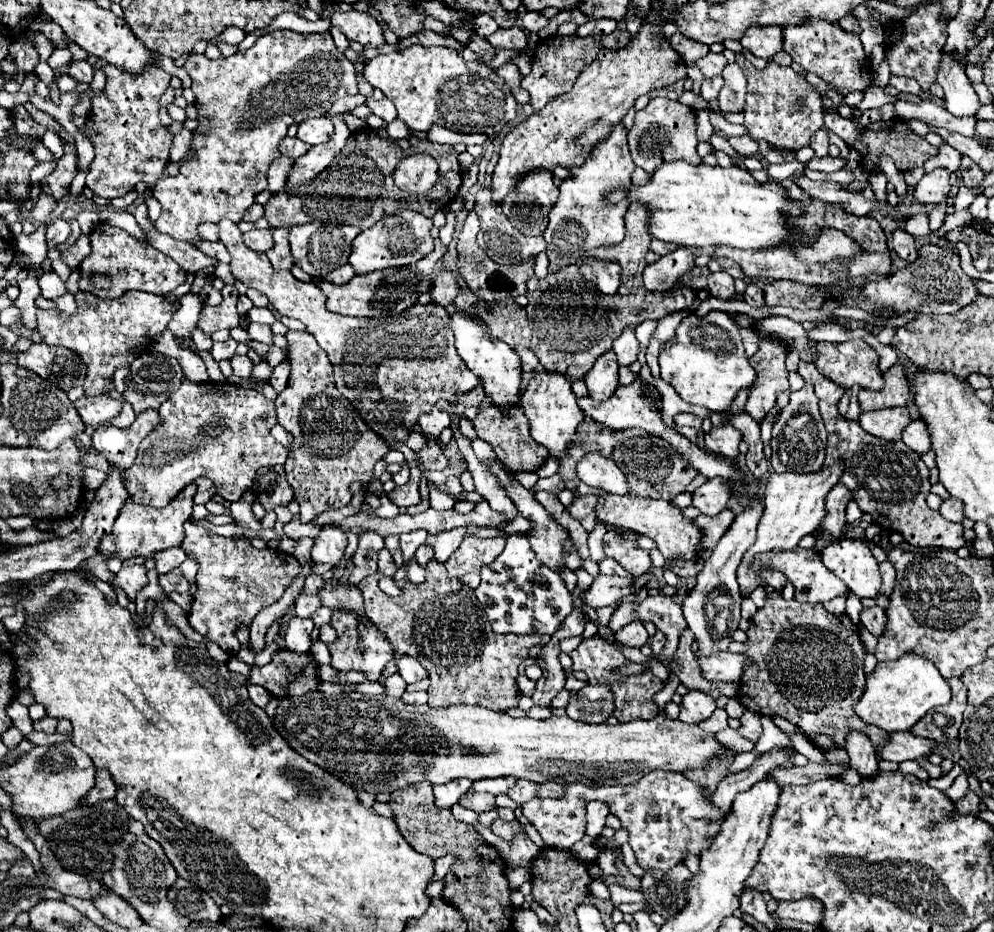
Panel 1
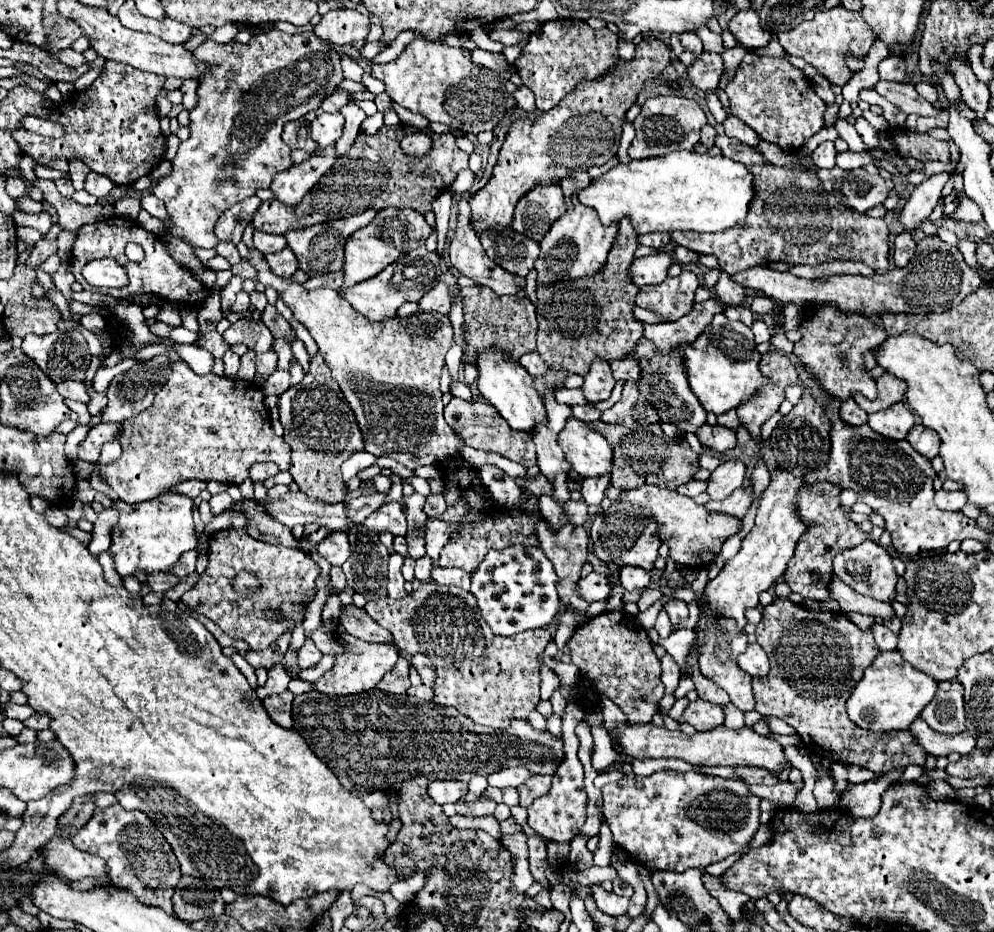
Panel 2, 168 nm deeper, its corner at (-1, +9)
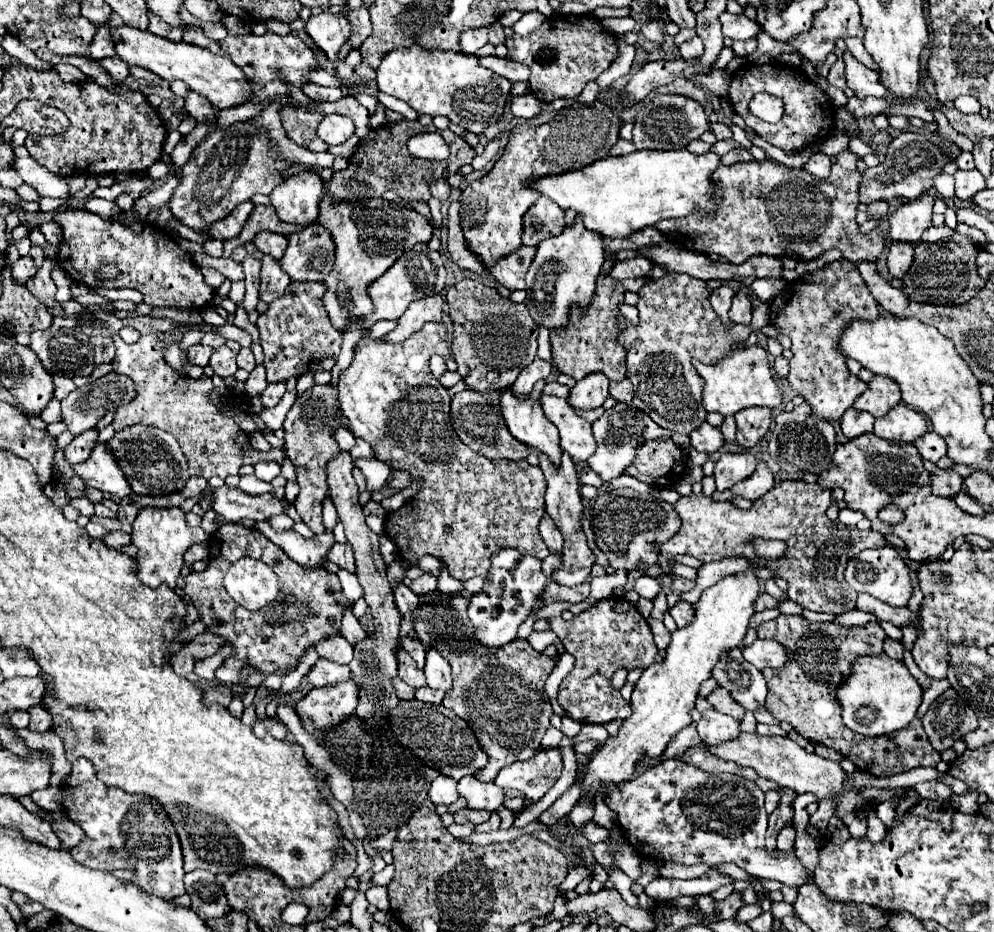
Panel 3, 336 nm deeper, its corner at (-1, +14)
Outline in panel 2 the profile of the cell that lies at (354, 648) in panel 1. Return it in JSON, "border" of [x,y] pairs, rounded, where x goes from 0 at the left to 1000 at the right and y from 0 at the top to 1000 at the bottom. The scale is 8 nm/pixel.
{"border":[[[341,673],[339,677],[339,688],[345,692],[347,701],[345,703],[339,703],[337,707],[337,716],[329,722],[329,724],[323,724],[317,733],[315,733],[315,739],[321,741],[321,744],[327,744],[327,746],[359,746],[359,744],[365,744],[365,741],[373,741],[381,731],[383,726],[395,718],[397,709],[401,707],[401,701],[395,692],[379,692],[379,690],[367,690],[363,686],[357,686],[353,683],[345,673]]]}

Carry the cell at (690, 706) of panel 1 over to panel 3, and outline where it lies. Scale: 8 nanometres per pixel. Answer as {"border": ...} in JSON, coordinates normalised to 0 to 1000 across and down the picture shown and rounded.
{"border":[[[713,760],[705,766],[701,785],[711,800],[717,800],[717,798],[725,798],[729,794],[739,792],[743,788],[743,775],[731,766],[725,766]]]}

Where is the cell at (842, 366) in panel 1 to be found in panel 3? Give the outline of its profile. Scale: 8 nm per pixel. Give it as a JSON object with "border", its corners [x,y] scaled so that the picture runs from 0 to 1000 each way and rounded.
{"border":[[[842,279],[810,298],[802,298],[778,320],[776,345],[798,365],[794,412],[816,433],[822,446],[834,453],[844,451],[860,427],[872,418],[872,412],[852,397],[852,384],[844,378],[844,361],[852,348],[860,343],[878,345],[884,339],[880,320],[872,313],[872,305],[868,305],[864,290],[854,279]]]}

